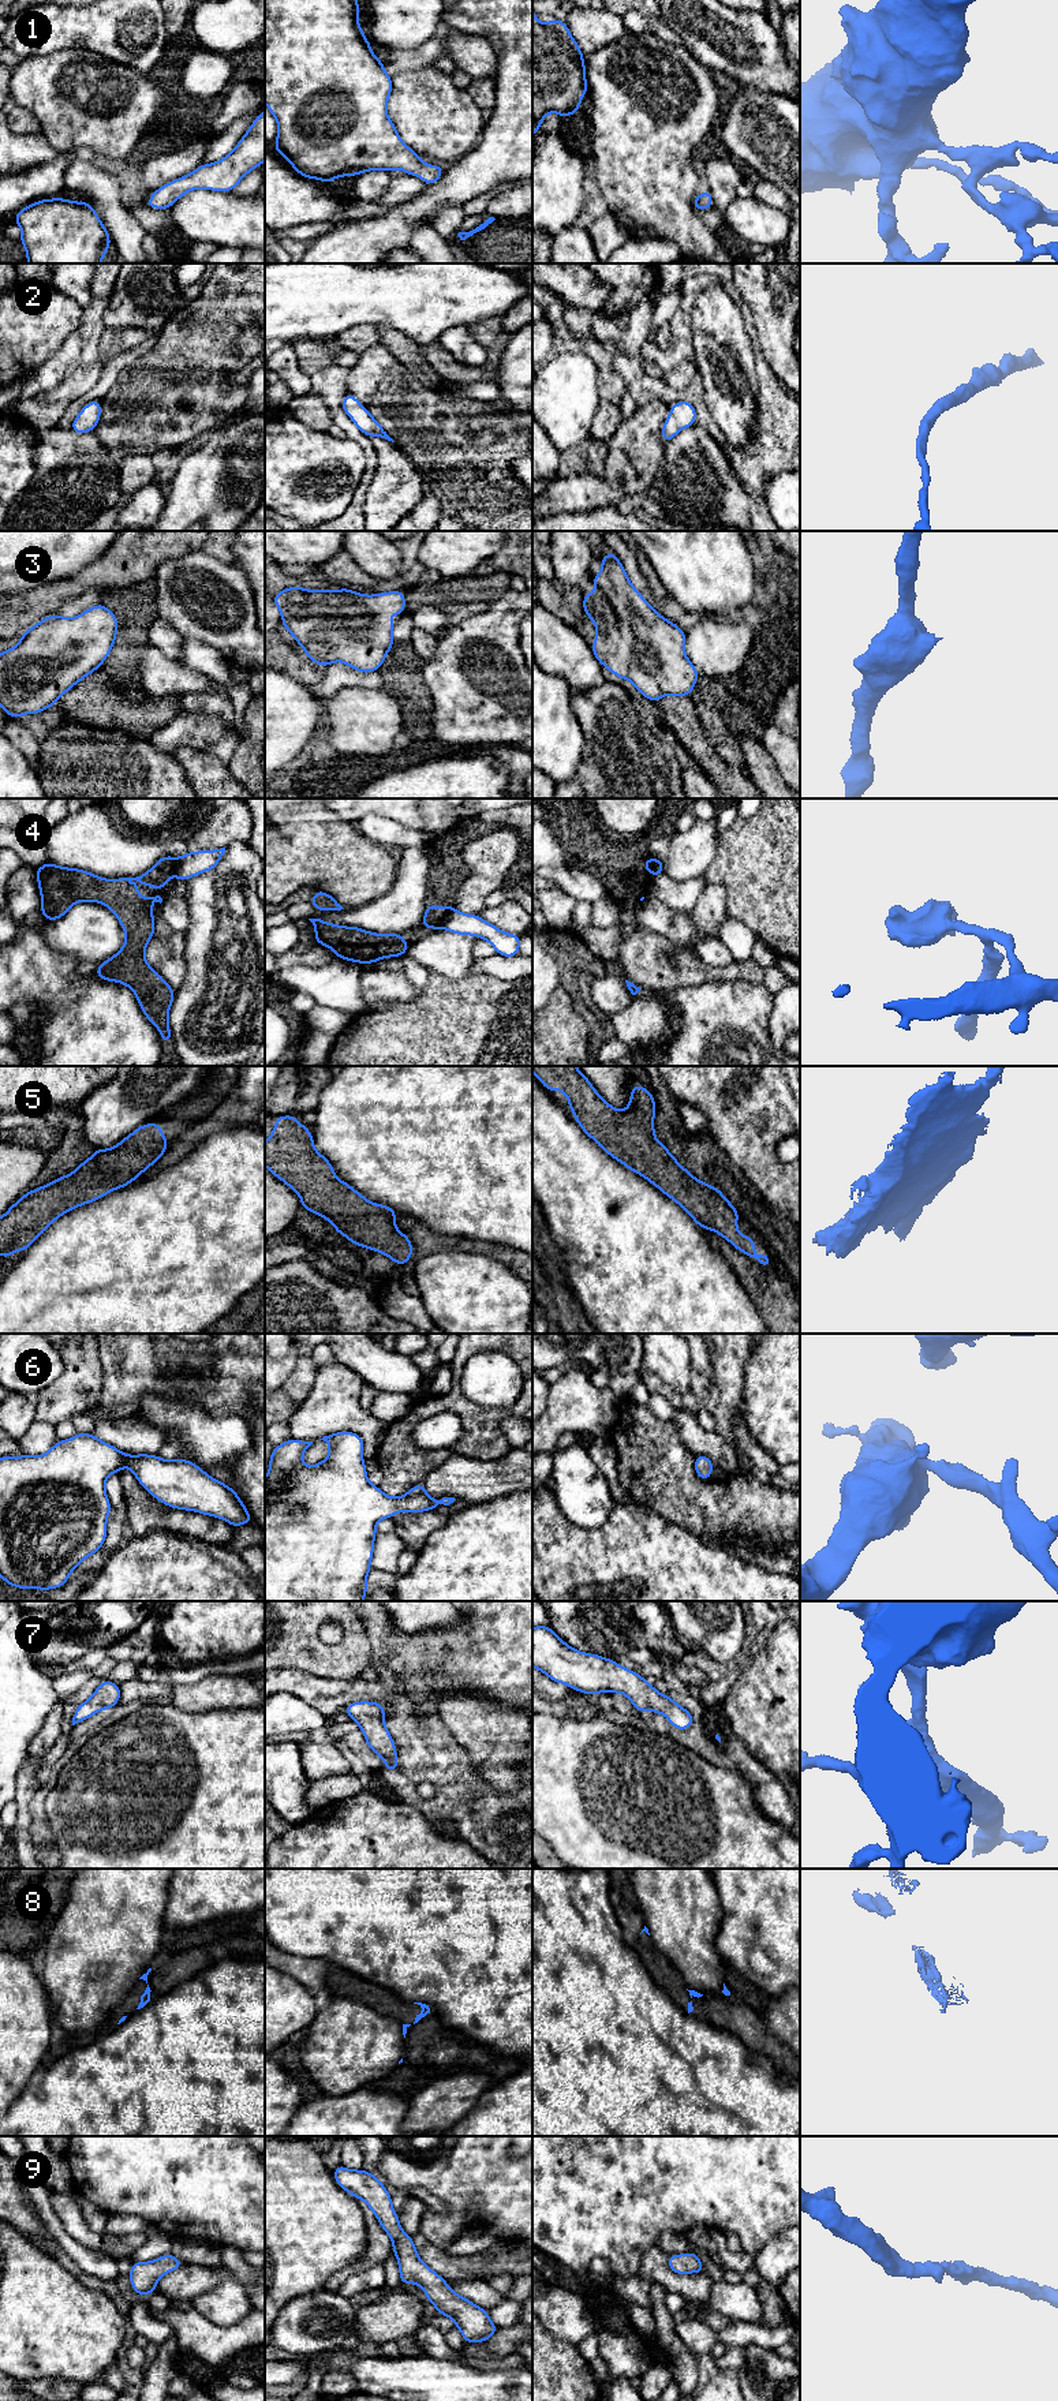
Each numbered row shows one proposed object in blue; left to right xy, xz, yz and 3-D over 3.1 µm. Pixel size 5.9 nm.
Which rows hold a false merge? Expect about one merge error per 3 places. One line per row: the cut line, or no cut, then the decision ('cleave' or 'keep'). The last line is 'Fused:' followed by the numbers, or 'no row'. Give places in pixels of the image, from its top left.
1: cut none; keep
2: cut none; keep
3: cut none; keep
4: cut xz (444, 908), (444, 920), (440, 927); cleave
5: cut none; keep
6: cut none; keep
7: cut none; keep
8: cut xy (145, 1974), (139, 1978); cleave
9: cut none; keep
Fused: 4, 8

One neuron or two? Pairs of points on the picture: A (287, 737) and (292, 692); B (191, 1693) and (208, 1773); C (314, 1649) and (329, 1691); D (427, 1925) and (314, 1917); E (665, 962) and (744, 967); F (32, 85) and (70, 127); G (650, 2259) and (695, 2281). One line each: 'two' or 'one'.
A: one
B: two
C: two
D: one
E: one
F: one
G: one

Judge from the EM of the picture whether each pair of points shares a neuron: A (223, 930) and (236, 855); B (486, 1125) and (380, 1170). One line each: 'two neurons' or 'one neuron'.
A: one neuron
B: one neuron

